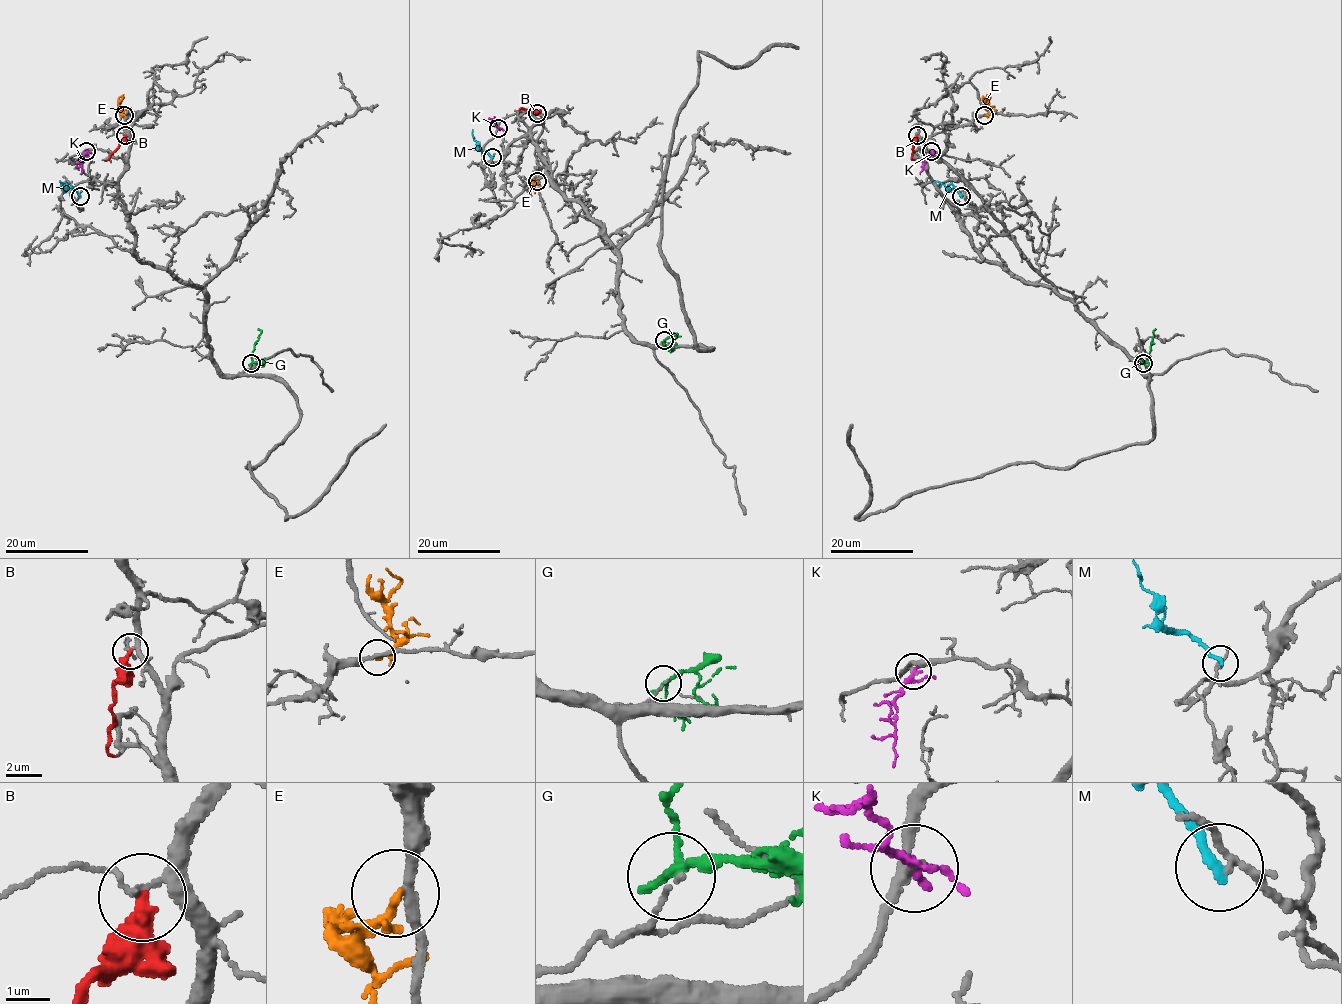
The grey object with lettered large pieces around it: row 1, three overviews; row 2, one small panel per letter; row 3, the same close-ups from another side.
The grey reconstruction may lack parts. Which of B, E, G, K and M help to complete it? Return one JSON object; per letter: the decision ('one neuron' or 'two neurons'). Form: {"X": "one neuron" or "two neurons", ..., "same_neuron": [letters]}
{"B": "two neurons", "E": "two neurons", "G": "two neurons", "K": "two neurons", "M": "two neurons", "same_neuron": []}

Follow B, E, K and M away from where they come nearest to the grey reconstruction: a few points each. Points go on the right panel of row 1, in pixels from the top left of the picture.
B: (916, 136), (913, 160)
E: (984, 115), (988, 113), (989, 98), (986, 94)
K: (931, 151), (920, 174)
M: (961, 196), (955, 188), (951, 190), (933, 181)

